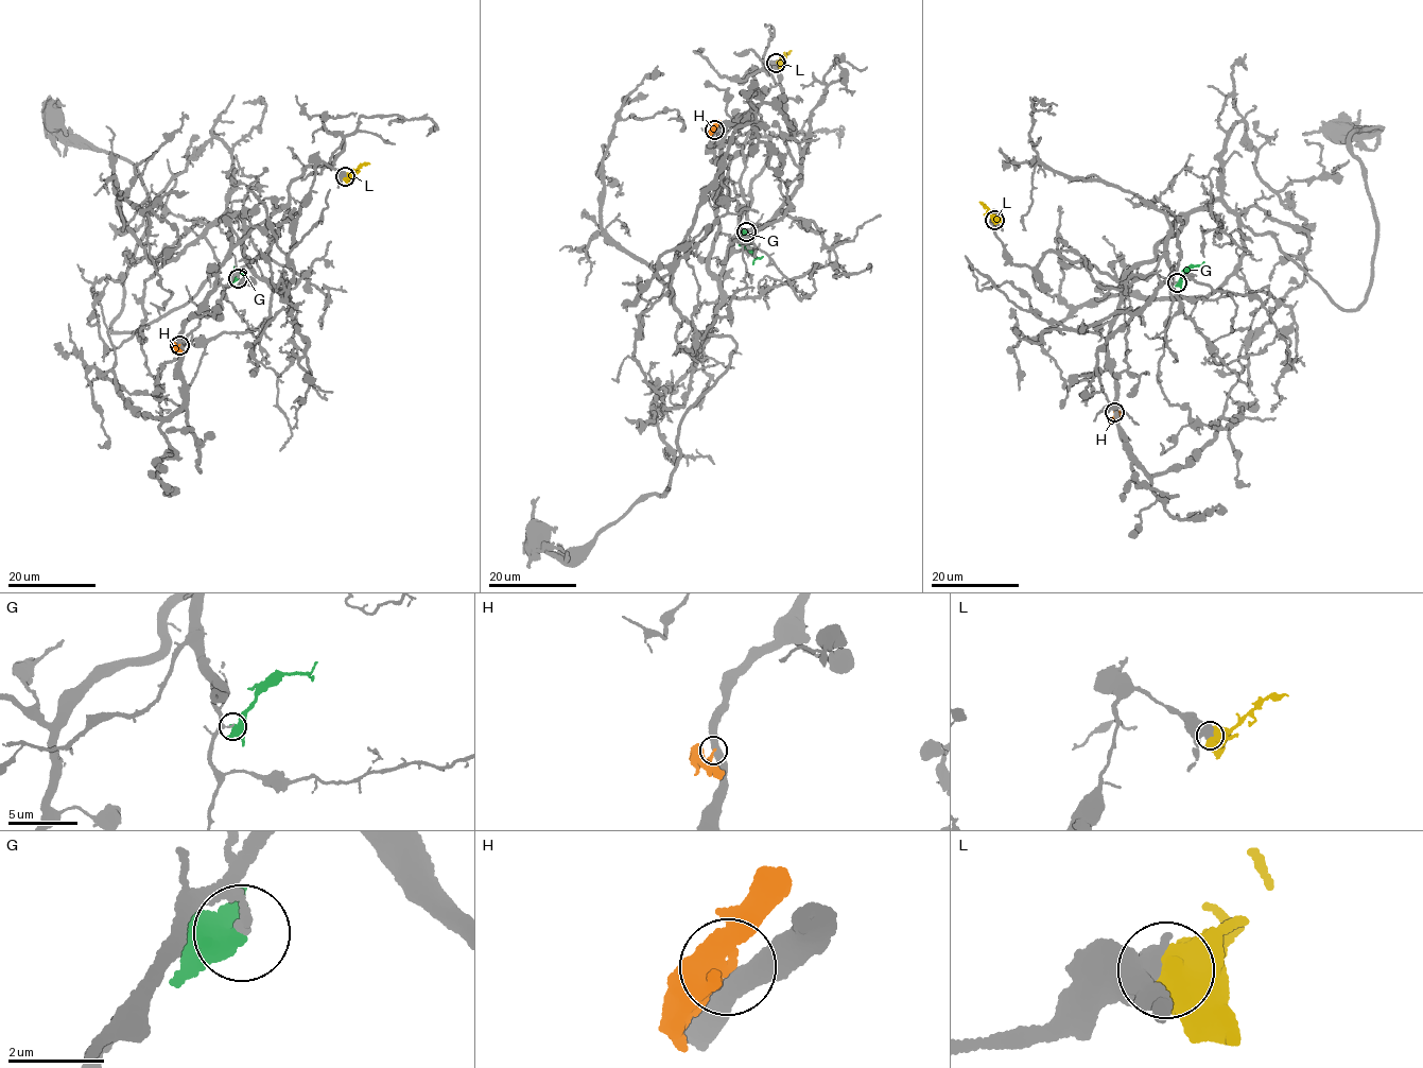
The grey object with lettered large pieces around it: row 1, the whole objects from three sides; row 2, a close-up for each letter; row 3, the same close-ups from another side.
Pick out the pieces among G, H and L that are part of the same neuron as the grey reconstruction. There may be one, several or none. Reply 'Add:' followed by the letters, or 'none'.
Add: none

